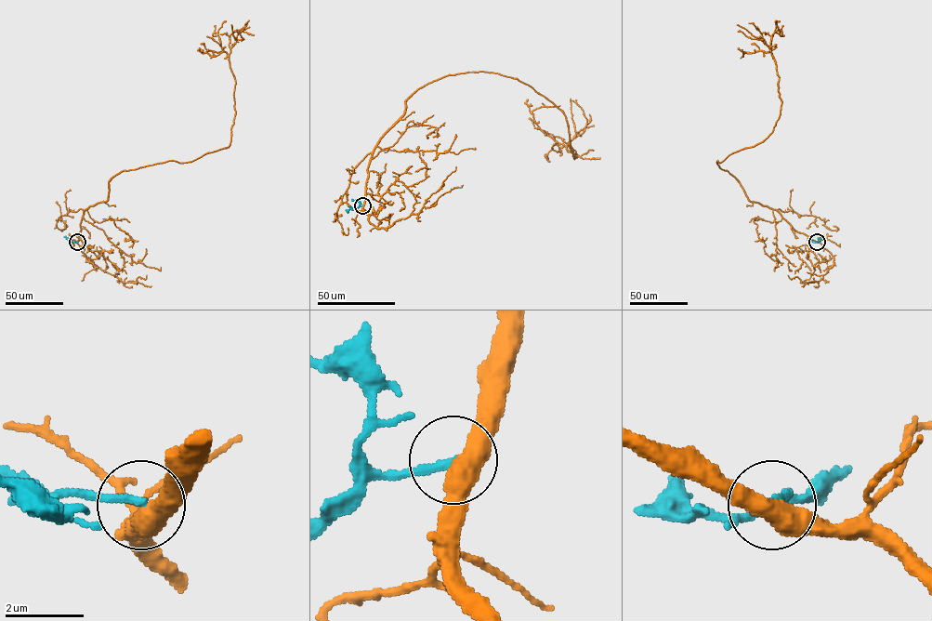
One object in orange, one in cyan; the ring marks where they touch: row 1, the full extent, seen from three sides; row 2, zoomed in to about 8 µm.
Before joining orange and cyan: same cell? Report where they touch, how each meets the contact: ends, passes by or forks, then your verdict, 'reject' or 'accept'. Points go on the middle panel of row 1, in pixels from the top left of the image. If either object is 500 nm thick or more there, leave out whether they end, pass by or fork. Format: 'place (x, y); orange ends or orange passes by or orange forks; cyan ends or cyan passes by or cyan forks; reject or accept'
place (362, 205); reject

